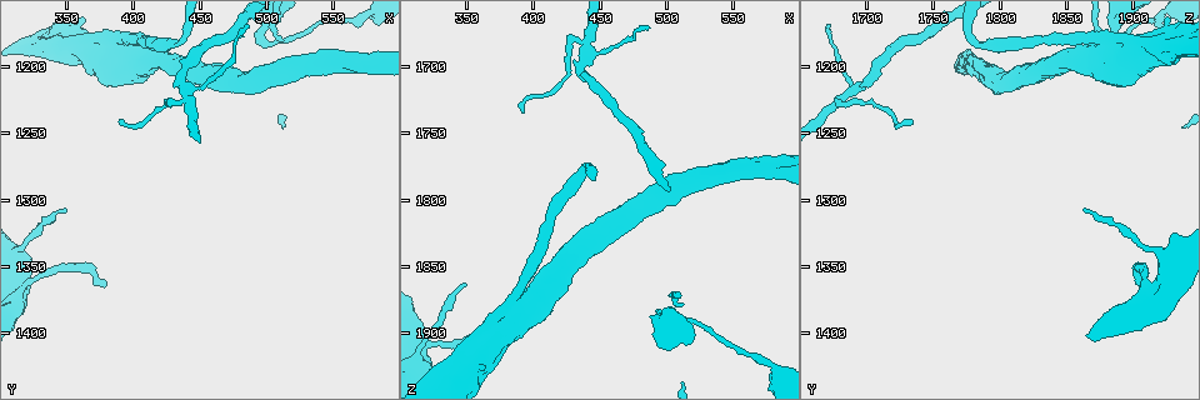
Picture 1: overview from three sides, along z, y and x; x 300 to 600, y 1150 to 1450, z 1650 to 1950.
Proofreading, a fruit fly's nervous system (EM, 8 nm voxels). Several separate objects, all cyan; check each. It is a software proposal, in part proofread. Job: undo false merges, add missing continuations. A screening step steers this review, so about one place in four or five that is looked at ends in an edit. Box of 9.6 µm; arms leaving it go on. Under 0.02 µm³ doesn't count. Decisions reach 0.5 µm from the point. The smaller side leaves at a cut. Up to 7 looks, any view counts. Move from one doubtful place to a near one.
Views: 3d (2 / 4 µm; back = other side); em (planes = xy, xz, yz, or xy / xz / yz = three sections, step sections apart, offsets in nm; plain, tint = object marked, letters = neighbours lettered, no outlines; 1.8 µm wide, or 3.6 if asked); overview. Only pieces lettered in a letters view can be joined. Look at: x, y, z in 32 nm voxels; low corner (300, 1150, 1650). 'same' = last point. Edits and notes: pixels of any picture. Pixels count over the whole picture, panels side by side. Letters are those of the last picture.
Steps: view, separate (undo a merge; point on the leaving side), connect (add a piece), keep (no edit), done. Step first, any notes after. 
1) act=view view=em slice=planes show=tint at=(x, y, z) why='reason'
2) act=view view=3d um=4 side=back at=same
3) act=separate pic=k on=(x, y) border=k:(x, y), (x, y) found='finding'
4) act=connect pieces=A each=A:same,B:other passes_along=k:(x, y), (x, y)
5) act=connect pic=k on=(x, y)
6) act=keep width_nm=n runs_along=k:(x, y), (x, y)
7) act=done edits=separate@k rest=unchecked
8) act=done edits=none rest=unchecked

act=view view=3d um=4 at=(496, 1176, 1886) why='abrupt turn'

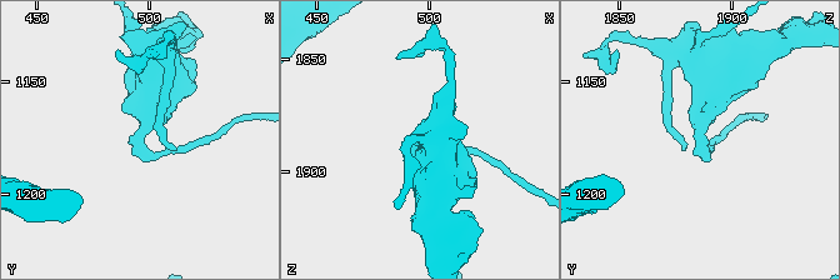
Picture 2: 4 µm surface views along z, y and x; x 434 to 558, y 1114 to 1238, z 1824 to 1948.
act=view view=em slice=yz step=8 show=tint at=(495, 1174, 1887)

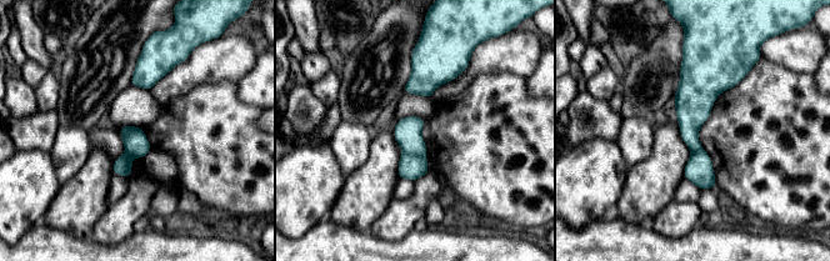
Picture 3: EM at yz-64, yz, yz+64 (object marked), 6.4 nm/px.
act=view view=em slice=planes show=letters at=same

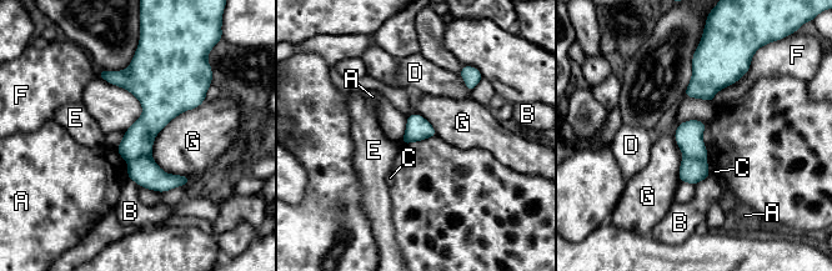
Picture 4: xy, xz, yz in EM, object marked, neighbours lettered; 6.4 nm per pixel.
act=separate pic=4 on=(138, 140) each=A:other,B:other,C:other,D:other,E:other,F:other,G:other border=4:(150, 154), (128, 161) found='two neurons meet here'

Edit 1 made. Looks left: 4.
act=view view=3d um=4 at=(388, 1188, 1886)

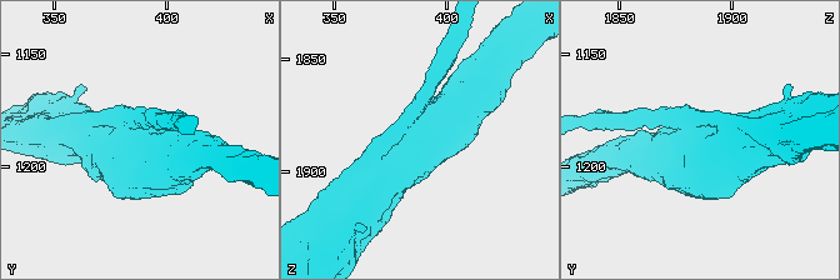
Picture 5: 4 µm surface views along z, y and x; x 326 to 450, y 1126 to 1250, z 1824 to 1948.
act=view view=em um=3.6 slice=planes show=letters at=(388, 1189, 1886)

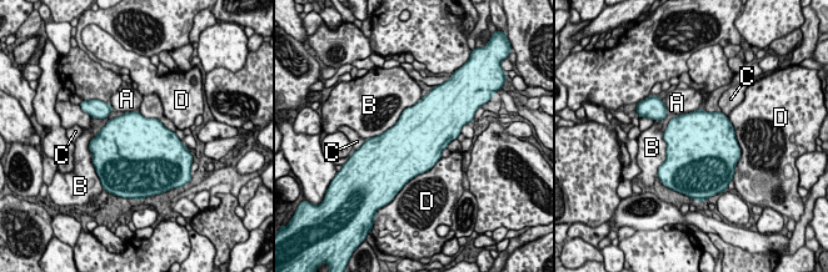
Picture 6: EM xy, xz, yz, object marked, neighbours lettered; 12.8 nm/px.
act=keep each=A:other,B:other,C:other,D:other border=6:(422, 97), (372, 137) found='all the same neuron'

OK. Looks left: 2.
act=view view=em slice=planes show=tint at=(350, 1308, 1864) why='end of a long branch'

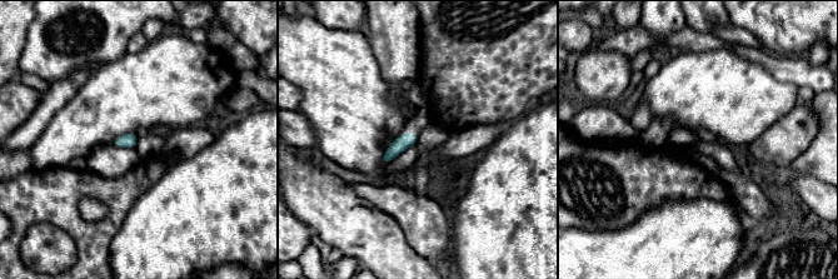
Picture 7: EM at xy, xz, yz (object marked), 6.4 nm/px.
act=view view=em slice=planes show=letters at=same why='see the neighbours'

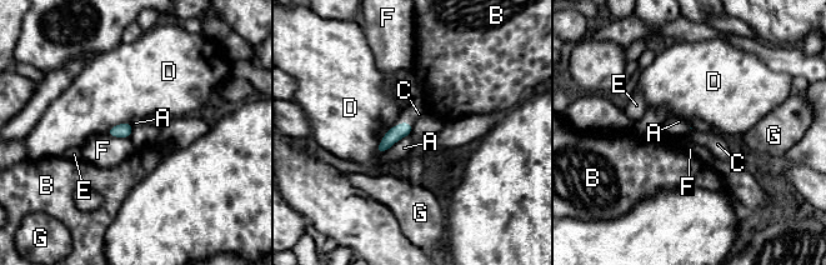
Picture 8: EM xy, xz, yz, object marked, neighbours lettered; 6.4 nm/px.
act=keep each=A:other,B:other,C:other,D:other,E:other,F:other,G:other border=8:(408, 121), (411, 126), (411, 133) found='no lettered piece goes on from it'

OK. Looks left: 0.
act=done edits=separate@4 rest=unchecked

